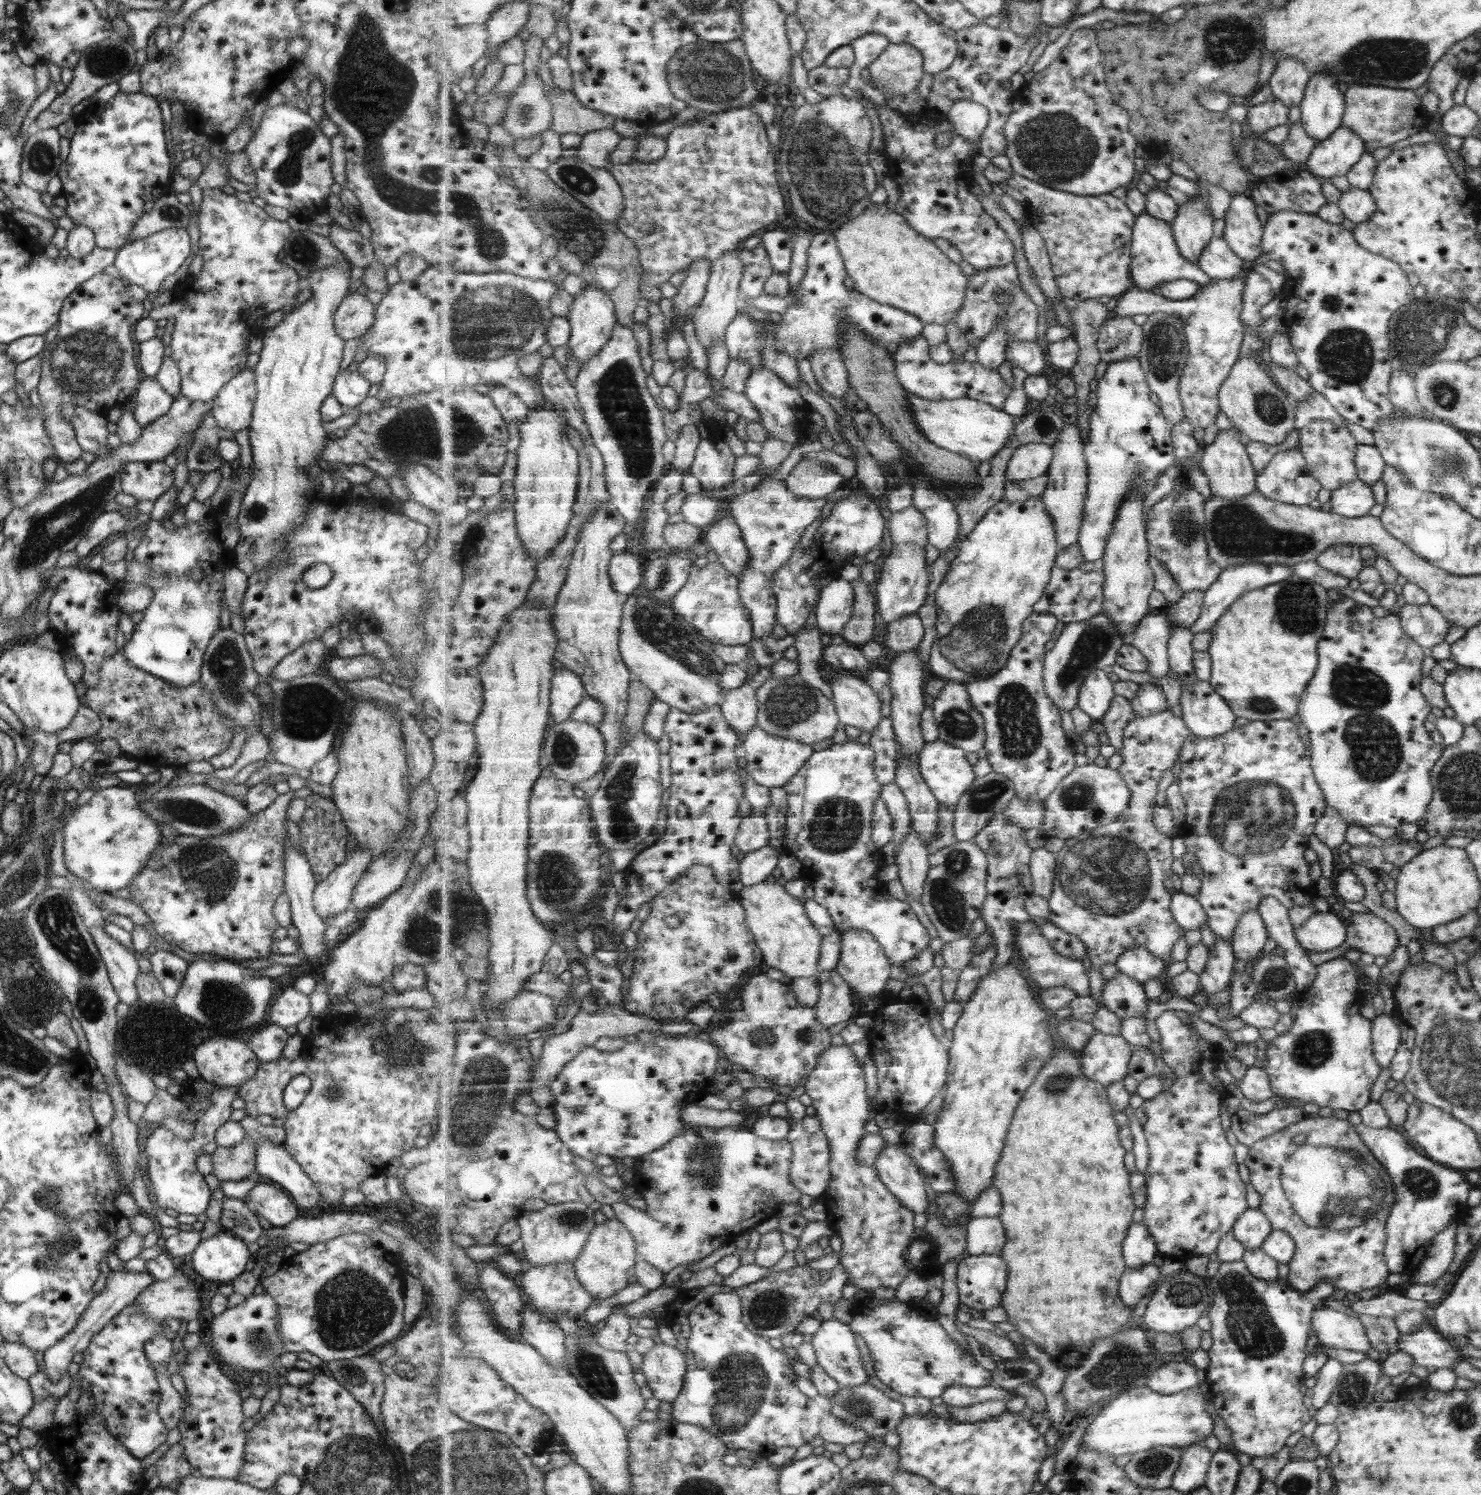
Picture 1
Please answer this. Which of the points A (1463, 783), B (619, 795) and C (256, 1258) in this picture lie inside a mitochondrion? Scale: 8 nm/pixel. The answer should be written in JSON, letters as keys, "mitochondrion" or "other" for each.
{"A":"mitochondrion","B":"mitochondrion","C":"other"}

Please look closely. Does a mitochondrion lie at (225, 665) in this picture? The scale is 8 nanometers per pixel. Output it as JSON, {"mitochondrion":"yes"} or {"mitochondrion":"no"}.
{"mitochondrion":"yes"}

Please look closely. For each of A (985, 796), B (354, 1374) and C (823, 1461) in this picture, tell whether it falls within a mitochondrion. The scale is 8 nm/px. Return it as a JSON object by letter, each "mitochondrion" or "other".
{"A":"mitochondrion","B":"mitochondrion","C":"other"}

